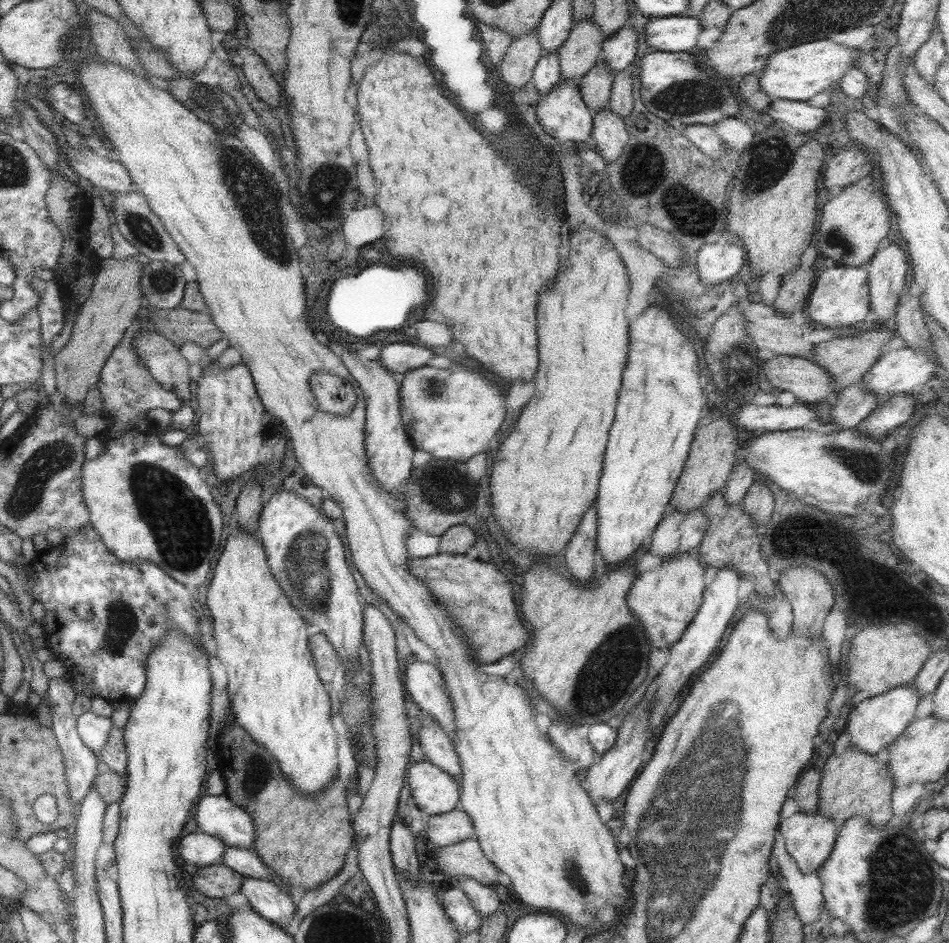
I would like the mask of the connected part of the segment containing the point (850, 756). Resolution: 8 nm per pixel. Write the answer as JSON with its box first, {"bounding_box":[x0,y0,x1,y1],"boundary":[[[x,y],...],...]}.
{"bounding_box":[816,746,894,831],"boundary":[[[847,746],[839,755],[827,757],[820,771],[816,814],[833,821],[835,831],[851,817],[861,817],[879,831],[892,817],[890,792],[894,788],[886,769],[886,761],[877,761],[871,755]]]}

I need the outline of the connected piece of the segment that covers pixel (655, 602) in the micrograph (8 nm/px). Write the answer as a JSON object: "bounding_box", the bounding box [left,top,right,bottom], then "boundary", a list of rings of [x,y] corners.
{"bounding_box":[626,508,706,650],"boundary":[[[698,508],[691,512],[668,509],[653,529],[647,552],[662,561],[657,568],[637,573],[626,593],[626,605],[641,625],[645,640],[652,650],[675,644],[701,604],[705,568],[695,548],[699,546],[706,528],[706,516]]]}

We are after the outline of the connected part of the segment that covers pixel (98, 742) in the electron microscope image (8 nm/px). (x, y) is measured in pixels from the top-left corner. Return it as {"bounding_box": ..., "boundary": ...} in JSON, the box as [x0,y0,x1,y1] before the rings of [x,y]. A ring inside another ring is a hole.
{"bounding_box":[76,711,112,761],"boundary":[[[90,711],[76,717],[76,732],[78,738],[83,742],[85,748],[89,748],[89,752],[99,761],[99,752],[109,736],[109,729],[112,724],[110,718],[97,716]]]}

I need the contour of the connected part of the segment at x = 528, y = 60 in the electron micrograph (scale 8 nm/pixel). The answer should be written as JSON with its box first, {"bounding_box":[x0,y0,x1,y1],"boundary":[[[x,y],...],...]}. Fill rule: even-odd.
{"bounding_box":[495,29,542,90],"boundary":[[[534,29],[517,40],[511,39],[495,72],[507,90],[520,90],[530,82],[533,67],[542,54]]]}

